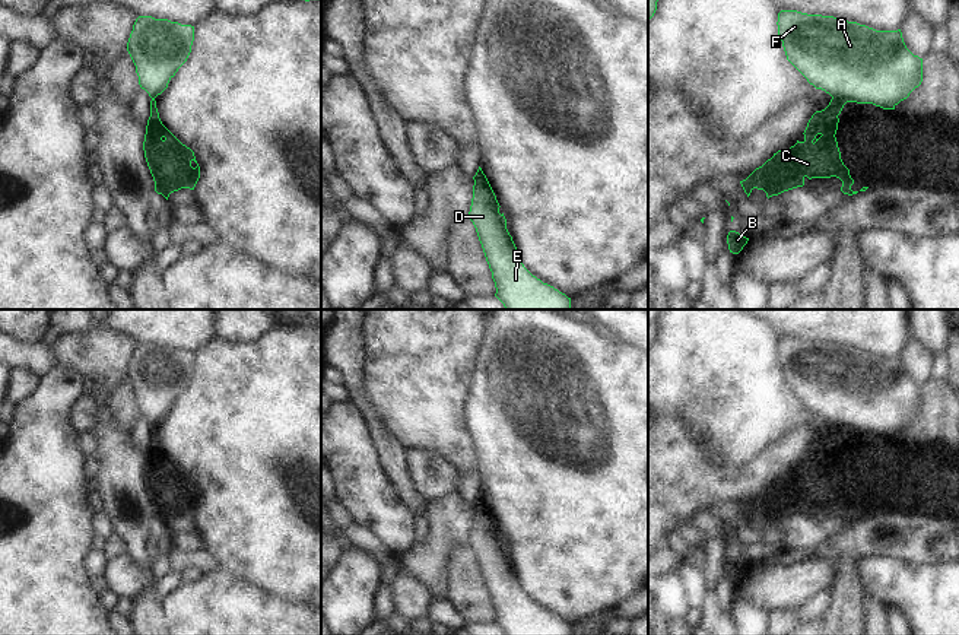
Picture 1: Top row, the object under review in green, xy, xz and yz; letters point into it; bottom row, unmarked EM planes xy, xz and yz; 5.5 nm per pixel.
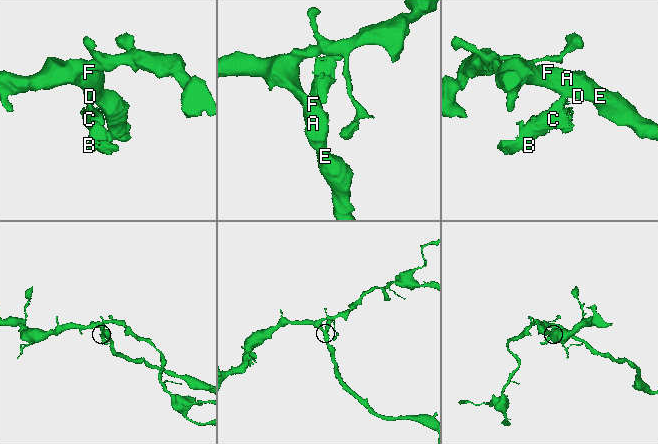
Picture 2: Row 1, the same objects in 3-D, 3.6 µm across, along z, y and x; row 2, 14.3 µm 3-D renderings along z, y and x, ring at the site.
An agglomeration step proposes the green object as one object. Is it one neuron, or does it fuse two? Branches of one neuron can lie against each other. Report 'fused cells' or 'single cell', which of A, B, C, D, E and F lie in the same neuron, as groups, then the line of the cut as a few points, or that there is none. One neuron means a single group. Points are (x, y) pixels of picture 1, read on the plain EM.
fused cells; groups A D E F / B C; cut yz (832, 424), (850, 428)

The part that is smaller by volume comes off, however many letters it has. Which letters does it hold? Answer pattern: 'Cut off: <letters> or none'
Cut off: B, C.

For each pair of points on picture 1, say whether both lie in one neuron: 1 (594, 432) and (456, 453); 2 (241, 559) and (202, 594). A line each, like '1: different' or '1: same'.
1: different
2: different

